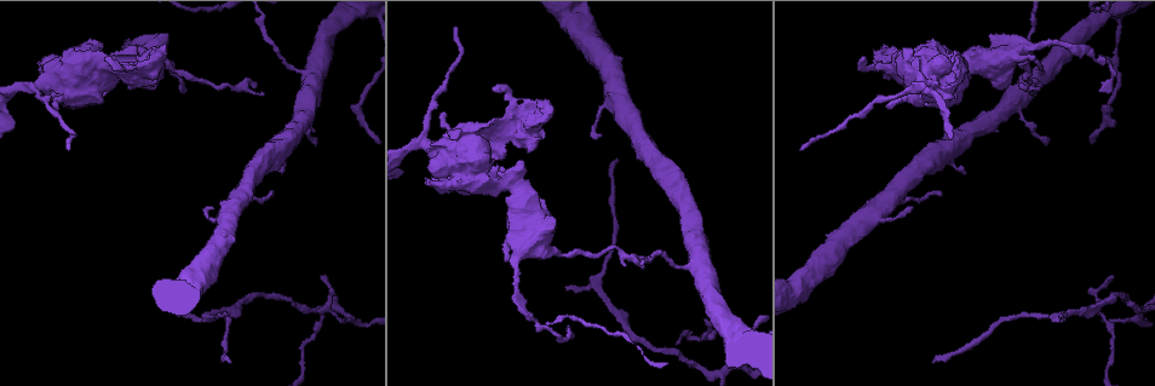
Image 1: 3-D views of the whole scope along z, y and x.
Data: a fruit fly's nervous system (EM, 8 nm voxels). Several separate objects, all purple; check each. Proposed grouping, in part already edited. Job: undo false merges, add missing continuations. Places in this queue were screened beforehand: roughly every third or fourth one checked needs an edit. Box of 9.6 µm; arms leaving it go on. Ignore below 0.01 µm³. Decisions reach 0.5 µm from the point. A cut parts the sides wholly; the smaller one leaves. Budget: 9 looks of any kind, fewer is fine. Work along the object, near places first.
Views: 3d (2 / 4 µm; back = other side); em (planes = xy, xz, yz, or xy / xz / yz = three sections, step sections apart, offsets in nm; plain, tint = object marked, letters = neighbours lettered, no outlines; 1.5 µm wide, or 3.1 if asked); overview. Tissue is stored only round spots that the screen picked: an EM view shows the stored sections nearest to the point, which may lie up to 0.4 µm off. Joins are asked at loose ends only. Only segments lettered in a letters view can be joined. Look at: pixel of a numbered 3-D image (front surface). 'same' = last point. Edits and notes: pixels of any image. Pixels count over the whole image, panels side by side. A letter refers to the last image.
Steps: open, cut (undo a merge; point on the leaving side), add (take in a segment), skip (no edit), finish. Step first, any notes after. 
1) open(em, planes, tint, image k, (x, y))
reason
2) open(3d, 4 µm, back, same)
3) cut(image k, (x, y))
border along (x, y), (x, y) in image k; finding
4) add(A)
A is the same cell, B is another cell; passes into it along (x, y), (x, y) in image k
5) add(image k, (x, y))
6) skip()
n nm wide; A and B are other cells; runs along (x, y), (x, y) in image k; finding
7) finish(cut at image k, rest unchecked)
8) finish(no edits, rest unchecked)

open(3d, 2 µm, image 1, (507, 259))
branch stops here

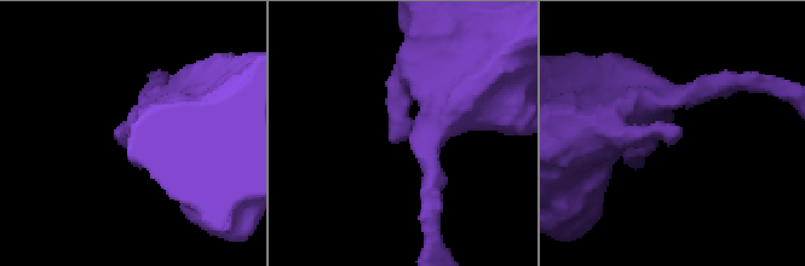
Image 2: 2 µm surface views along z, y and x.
open(em, planes, plain, image 2, (396, 141))
now the EM

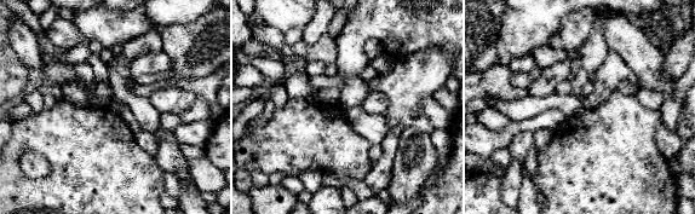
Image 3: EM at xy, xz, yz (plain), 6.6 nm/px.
open(em, planes, letters, same)

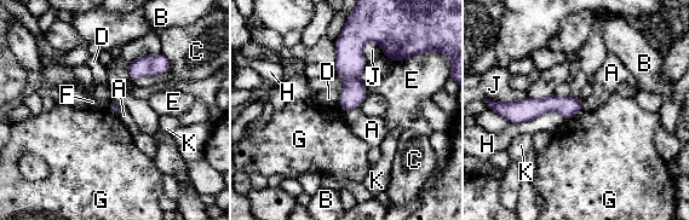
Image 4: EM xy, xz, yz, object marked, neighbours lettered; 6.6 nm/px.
skip()
A, B, C, D, E, F, G, H, J and K are other cells; runs along (578, 103), (546, 104), (506, 115) in image 4; none of them fits

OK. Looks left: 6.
open(em, xz, step 4, letters, image 1, (1047, 145))

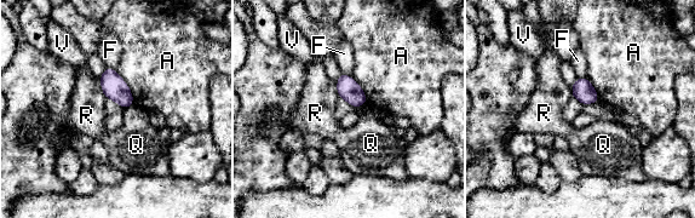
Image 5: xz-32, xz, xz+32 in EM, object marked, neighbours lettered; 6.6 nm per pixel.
skip()
A, F, Q, R and V are other cells; border along (105, 64), (115, 70) in image 5; none of them fits

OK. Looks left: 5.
open(em, planes, letters, image 1, (1060, 317))

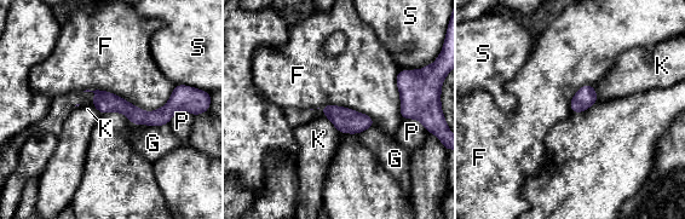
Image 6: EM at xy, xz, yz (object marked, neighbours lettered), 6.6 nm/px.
skip()
F, G, K, P and S are other cells; runs along (97, 101), (137, 116), (179, 102) in image 6; none of them fits

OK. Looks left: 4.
open(3d, 2 µm, image 1, (802, 150))
free end

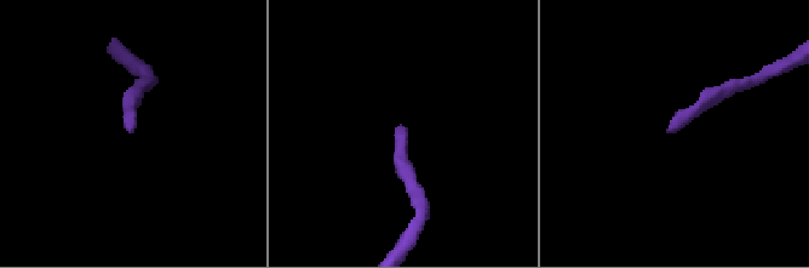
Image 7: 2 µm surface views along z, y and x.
open(em, planes, letters, image 7, (127, 128))

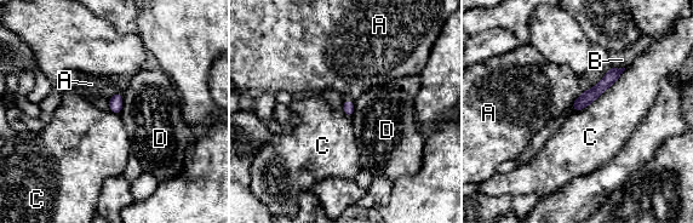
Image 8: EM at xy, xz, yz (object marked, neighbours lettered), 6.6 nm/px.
skip()
A, B, C and D are other cells; none of them fits

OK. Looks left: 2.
finish(no edits, rest unchecked)

